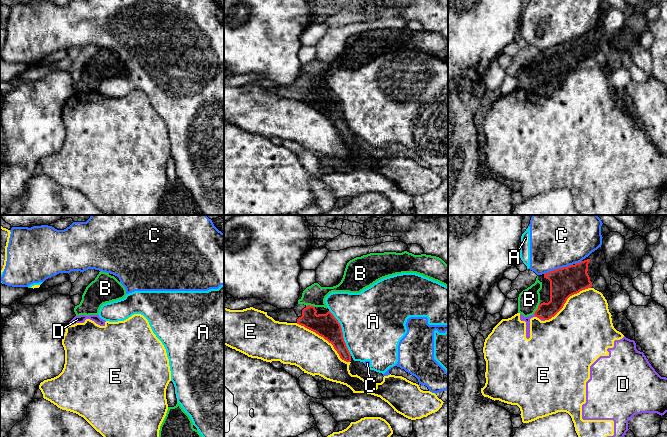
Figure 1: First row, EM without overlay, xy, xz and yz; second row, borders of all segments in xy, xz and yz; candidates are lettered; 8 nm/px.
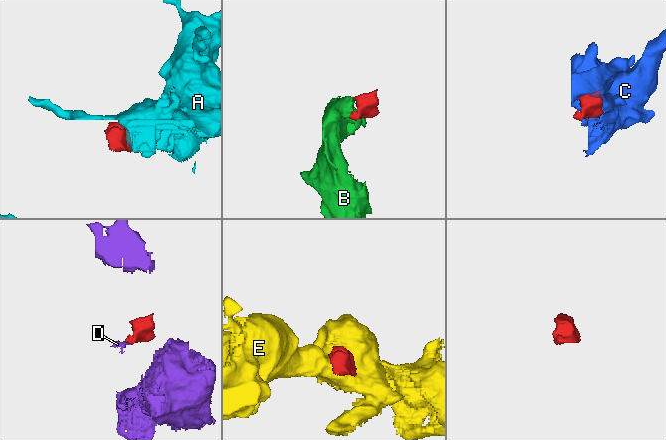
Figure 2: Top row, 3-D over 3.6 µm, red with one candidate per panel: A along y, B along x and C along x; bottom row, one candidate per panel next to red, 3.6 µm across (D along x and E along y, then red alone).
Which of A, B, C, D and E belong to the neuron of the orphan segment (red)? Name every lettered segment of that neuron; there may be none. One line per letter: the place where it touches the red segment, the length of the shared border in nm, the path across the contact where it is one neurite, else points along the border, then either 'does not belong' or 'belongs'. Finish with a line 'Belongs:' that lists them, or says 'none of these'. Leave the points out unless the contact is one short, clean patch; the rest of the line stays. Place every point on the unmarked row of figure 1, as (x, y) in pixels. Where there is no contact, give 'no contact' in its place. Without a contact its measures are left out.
A: meets red in xz at (342, 109); contact 400 nm long; does not belong
B: meets red in yz at (538, 84); contact 100 nm long; belongs
C: meets red in yz at (558, 44); contact 240 nm long; does not belong
D: meets red in yz at (536, 92); contact 50 nm long; border along yz (533, 90), (538, 93); does not belong
E: meets red in xz at (325, 115); contact 550 nm long; does not belong
Belongs: B

